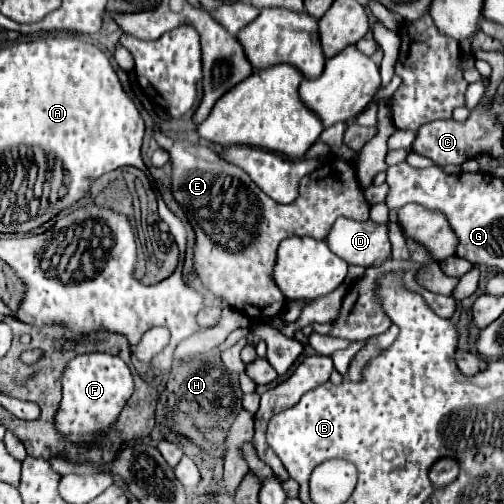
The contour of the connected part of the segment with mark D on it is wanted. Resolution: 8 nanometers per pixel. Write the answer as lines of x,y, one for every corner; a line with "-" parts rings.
336,219
332,231
326,237
332,253
342,257
348,265
370,267
376,259
390,257
390,239
386,225
374,221

